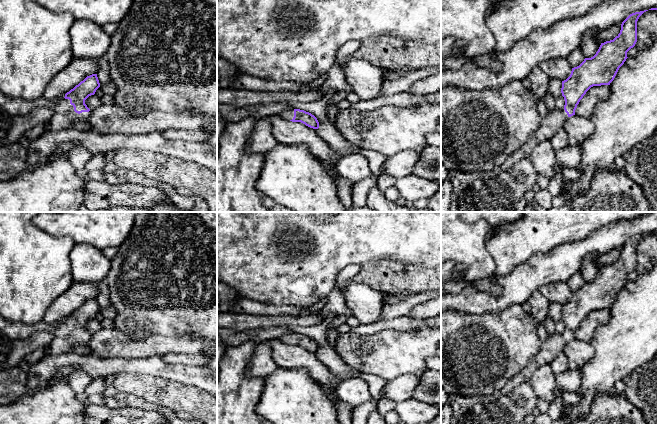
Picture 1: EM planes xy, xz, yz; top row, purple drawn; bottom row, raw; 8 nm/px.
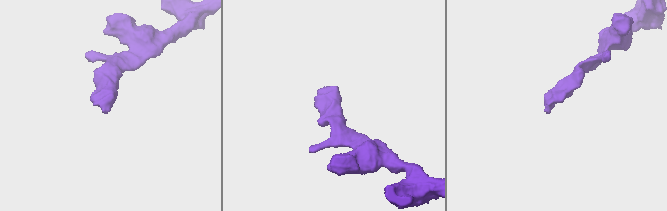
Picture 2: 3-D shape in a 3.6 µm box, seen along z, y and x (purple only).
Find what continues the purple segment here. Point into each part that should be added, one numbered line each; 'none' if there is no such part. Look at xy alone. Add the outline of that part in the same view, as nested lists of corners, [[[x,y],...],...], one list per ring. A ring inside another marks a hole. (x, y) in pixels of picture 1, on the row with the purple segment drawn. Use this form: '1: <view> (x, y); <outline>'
1: xy (64, 116); [[[60,99],[55,107],[54,114],[48,122],[48,128],[51,132],[57,132],[64,129],[70,129],[76,121],[89,123],[91,111],[80,114],[74,111],[73,105],[69,99]]]

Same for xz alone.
1: xz (288, 114); [[[289,108],[281,113],[279,113],[280,117],[282,117],[285,120],[292,120],[294,117],[294,109],[293,108]]]

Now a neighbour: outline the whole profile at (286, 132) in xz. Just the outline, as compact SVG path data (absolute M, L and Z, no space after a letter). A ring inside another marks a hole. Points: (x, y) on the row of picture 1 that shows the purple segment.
M279 114L271 115L272 133L279 144L287 146L305 145L323 165L326 171L335 169L342 157L318 134L316 129L301 122L283 119Z

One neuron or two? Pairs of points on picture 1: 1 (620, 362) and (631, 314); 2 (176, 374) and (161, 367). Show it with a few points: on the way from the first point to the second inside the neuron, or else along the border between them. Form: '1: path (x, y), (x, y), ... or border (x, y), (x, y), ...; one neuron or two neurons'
1: path (620, 350), (631, 338), (631, 326); one neuron
2: path (172, 372), (165, 371); one neuron

